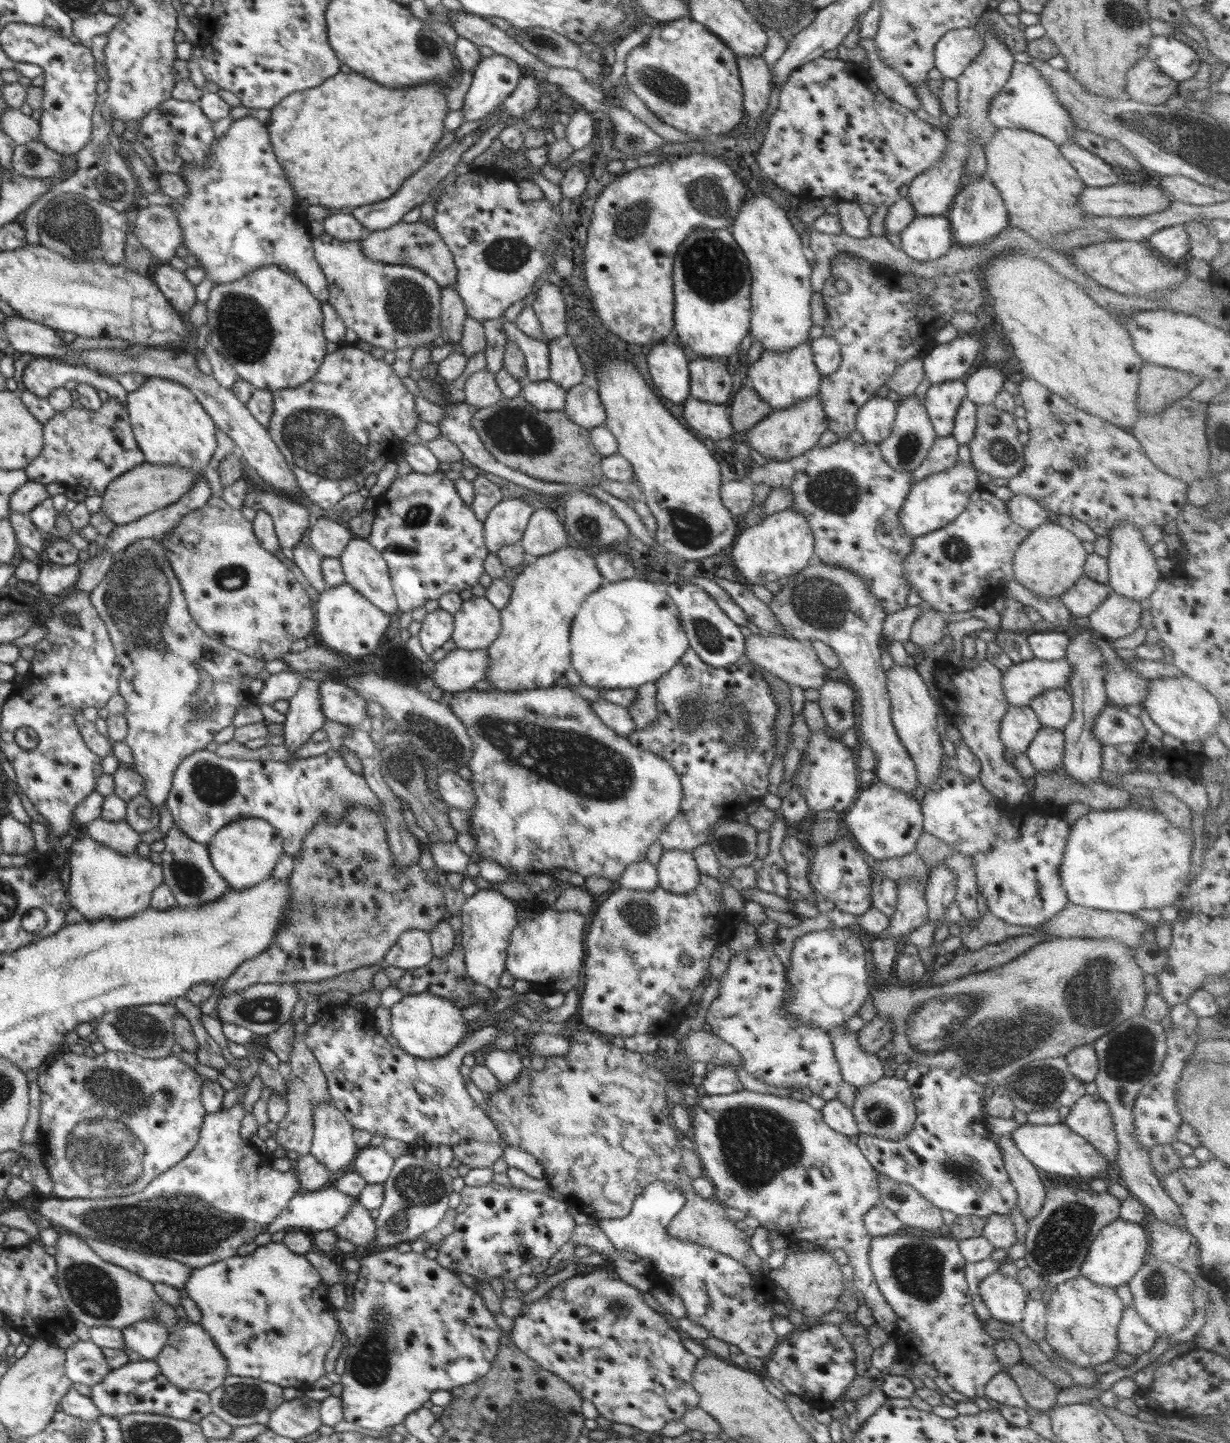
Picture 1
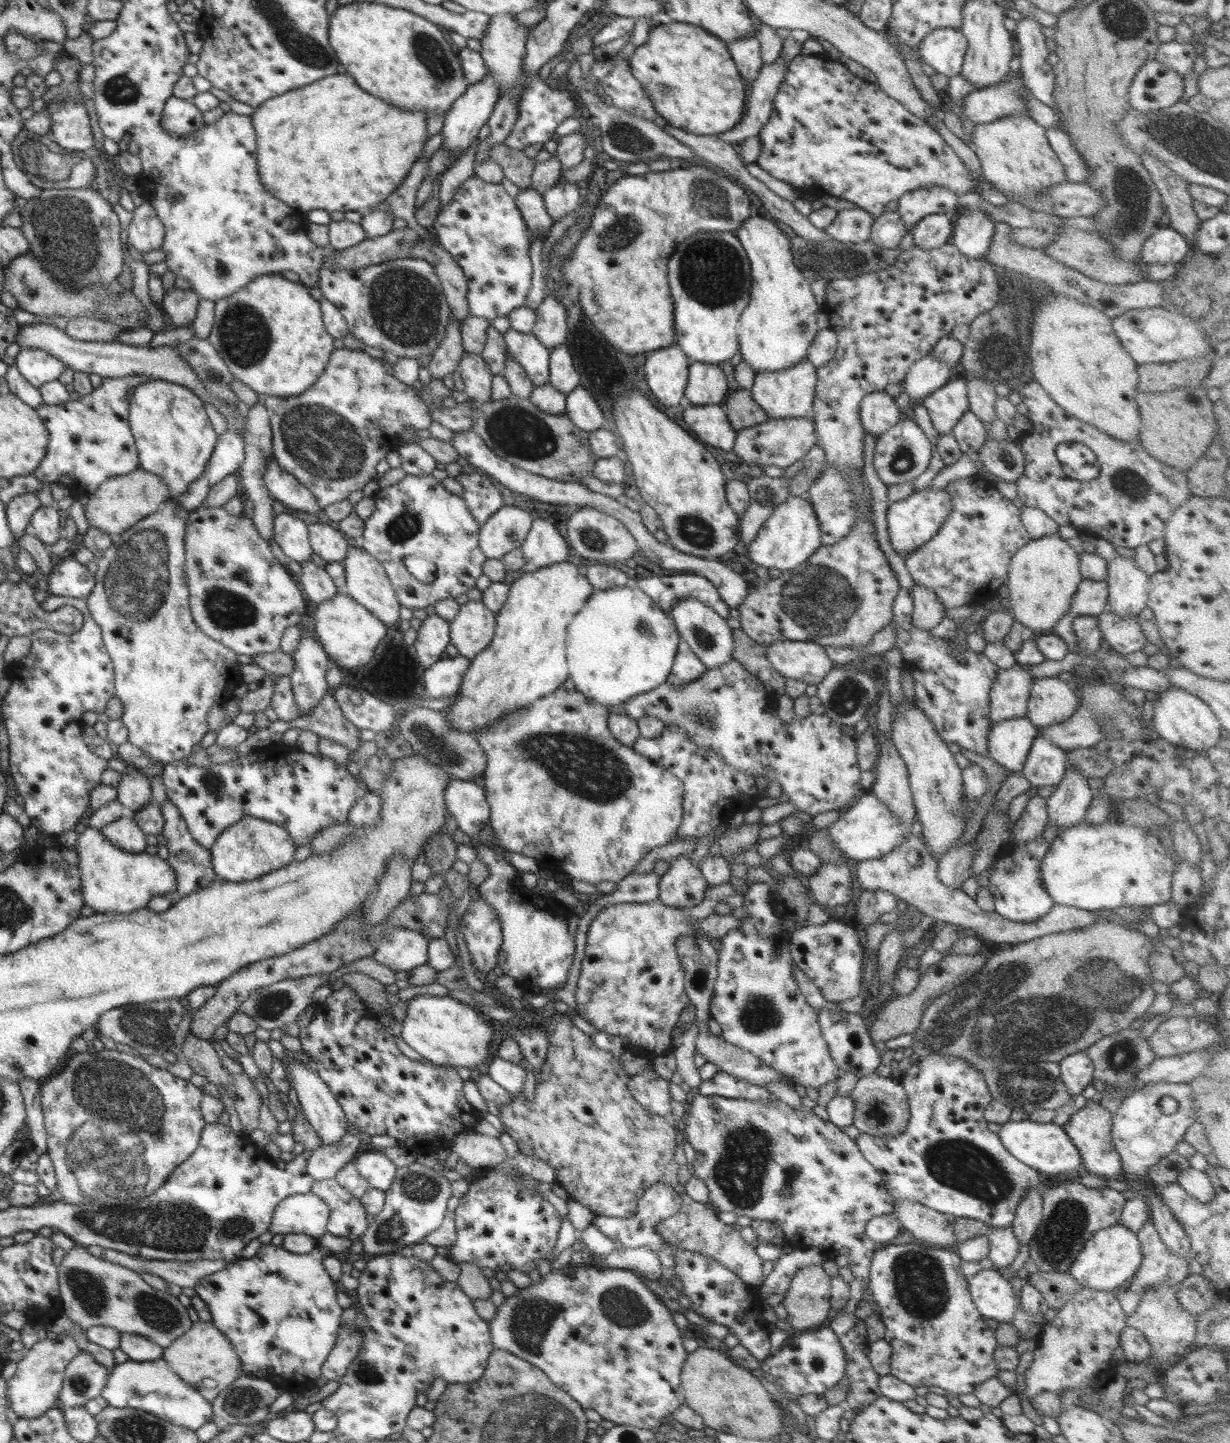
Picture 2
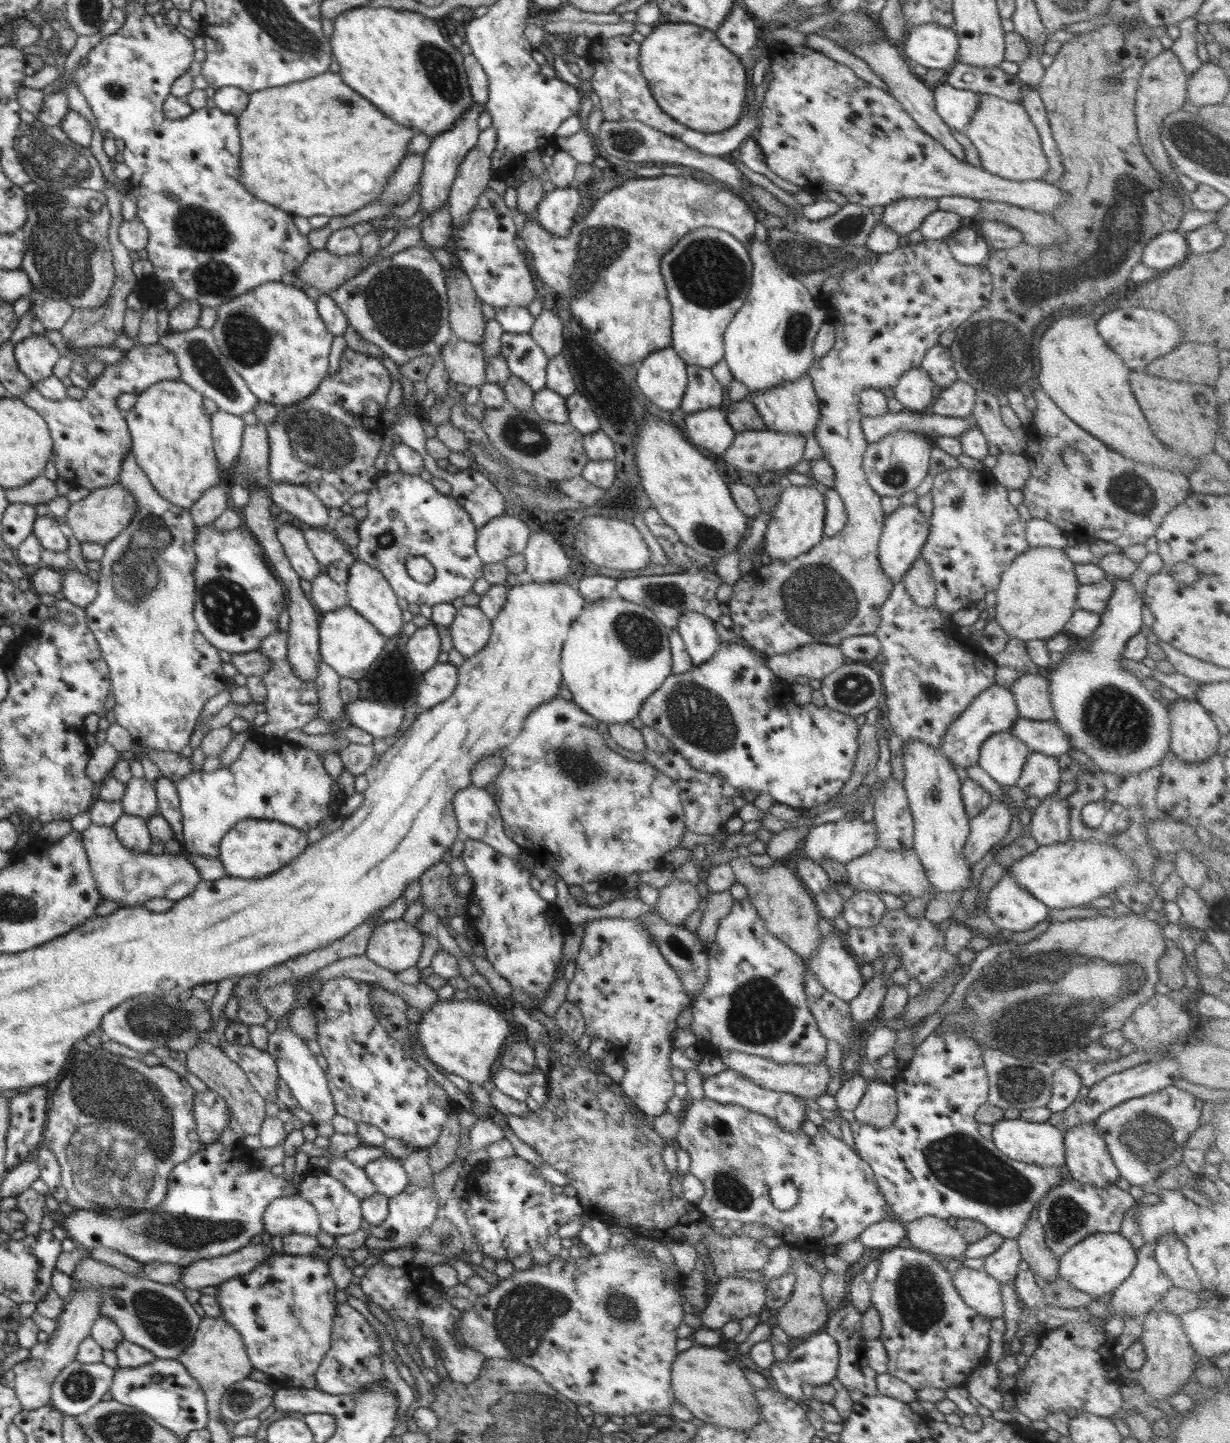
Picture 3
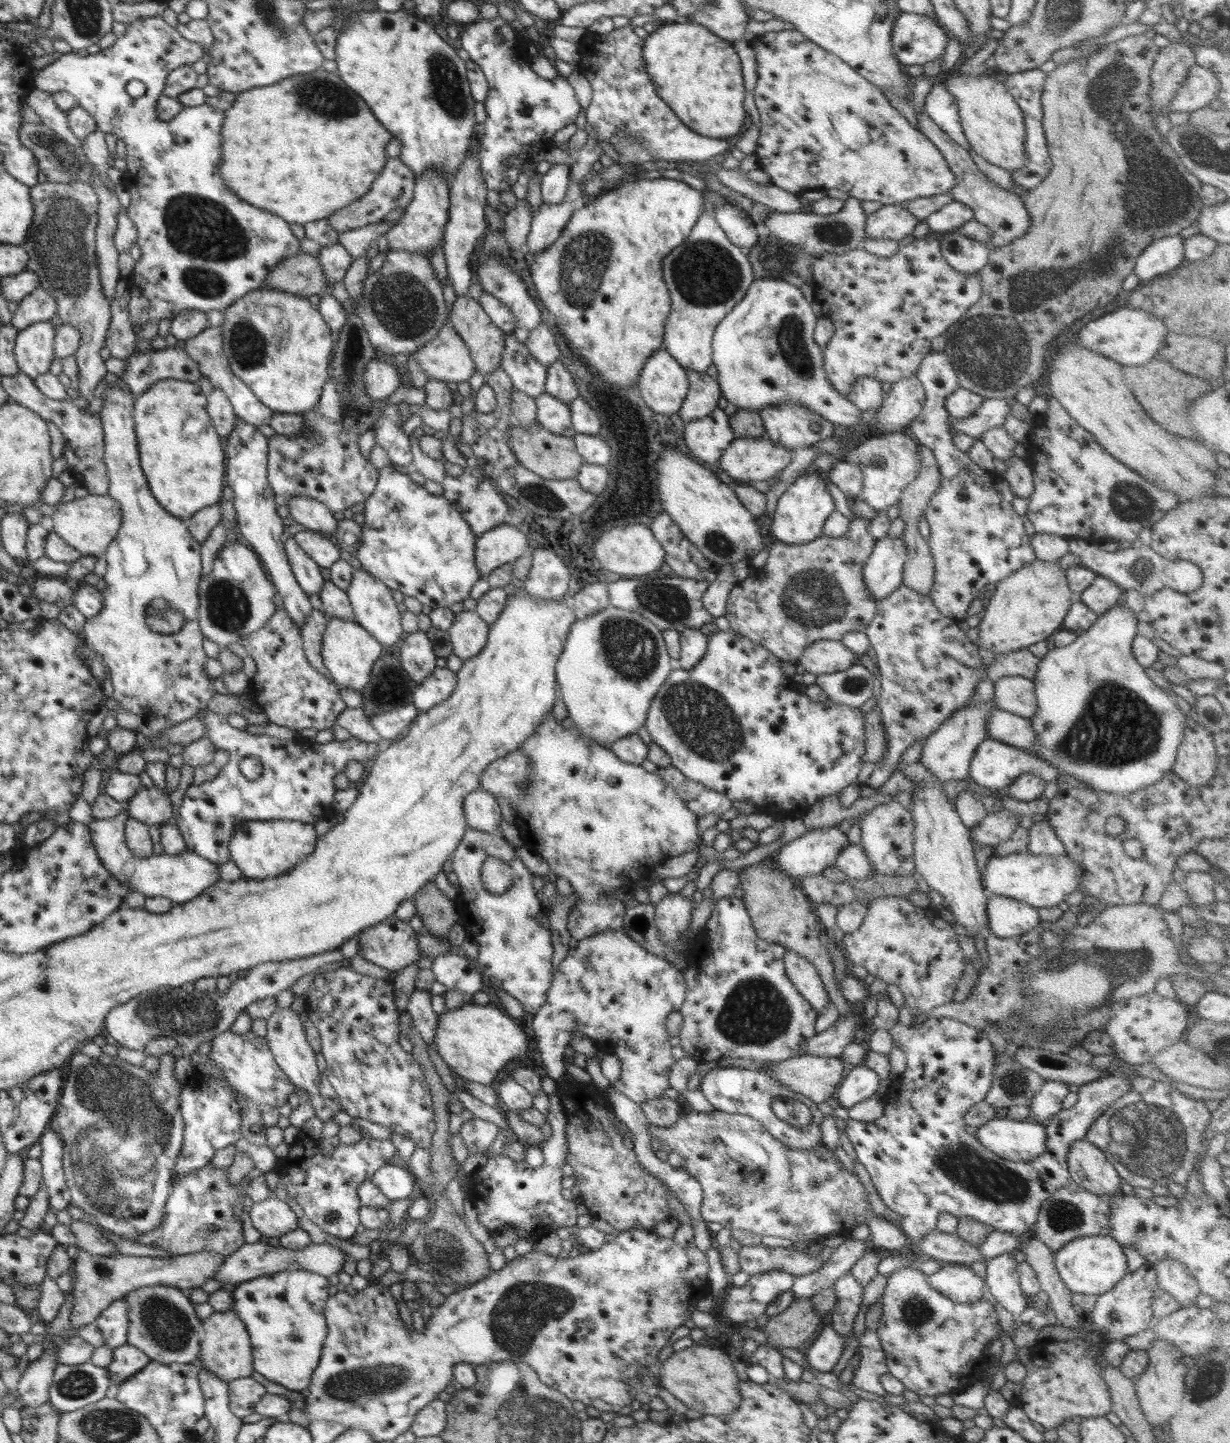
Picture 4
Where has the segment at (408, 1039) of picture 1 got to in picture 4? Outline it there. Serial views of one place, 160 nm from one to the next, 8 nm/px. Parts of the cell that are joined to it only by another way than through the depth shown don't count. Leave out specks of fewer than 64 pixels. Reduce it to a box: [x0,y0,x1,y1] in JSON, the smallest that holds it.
[434,1001,531,1086]

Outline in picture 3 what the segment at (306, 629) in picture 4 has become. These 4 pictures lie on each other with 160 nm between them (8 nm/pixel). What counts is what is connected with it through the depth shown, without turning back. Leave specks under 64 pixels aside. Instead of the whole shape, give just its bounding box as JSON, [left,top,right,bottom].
[315,660,345,722]

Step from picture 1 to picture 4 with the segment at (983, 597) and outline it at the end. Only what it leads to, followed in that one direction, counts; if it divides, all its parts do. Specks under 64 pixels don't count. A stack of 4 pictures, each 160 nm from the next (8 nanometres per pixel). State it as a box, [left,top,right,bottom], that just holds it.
[908,351,1036,621]

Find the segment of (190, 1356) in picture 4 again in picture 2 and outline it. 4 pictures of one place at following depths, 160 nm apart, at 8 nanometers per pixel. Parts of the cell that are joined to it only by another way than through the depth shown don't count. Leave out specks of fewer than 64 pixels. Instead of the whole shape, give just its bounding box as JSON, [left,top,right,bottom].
[57,1244,193,1349]

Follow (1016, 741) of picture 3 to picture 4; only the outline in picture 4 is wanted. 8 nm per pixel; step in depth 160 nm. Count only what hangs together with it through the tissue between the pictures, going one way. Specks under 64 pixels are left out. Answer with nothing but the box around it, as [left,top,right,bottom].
[969,737,1059,790]

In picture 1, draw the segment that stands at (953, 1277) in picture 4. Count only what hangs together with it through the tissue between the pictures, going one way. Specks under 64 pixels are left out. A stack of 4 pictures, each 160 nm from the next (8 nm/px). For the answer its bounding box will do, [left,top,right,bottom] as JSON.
[979,1270,1028,1325]

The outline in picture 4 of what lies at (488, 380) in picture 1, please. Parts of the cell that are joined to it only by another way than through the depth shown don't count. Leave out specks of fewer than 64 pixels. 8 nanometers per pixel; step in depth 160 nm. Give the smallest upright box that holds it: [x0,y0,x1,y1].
[412,300,477,383]

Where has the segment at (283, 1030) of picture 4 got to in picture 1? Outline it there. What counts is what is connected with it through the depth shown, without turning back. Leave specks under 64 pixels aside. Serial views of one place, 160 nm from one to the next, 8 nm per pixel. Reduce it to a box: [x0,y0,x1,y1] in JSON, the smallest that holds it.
[310,1100,359,1178]

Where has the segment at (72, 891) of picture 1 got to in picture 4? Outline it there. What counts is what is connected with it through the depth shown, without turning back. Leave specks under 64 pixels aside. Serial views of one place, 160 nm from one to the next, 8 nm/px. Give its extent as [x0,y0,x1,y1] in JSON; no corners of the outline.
[88,806,220,904]

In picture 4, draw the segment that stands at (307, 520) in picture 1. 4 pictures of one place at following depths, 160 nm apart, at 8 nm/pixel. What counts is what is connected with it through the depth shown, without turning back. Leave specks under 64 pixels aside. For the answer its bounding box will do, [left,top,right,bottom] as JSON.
[283,537,326,596]

